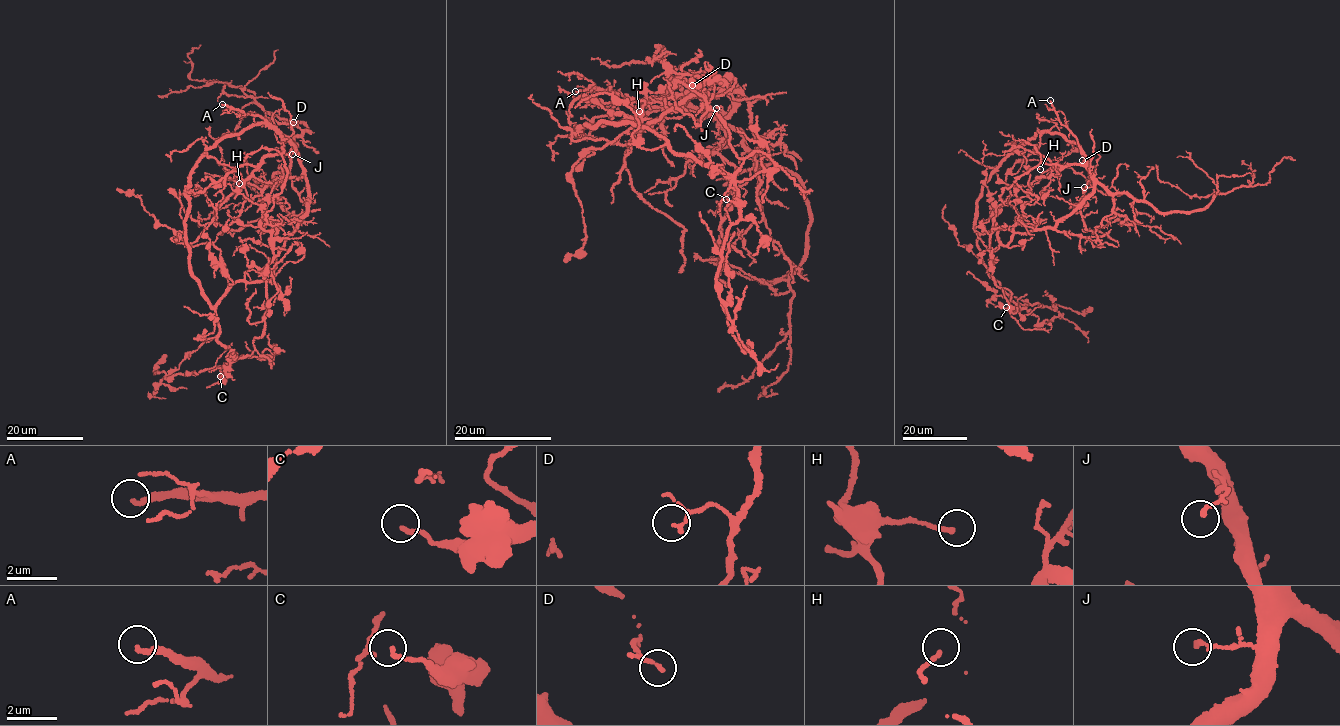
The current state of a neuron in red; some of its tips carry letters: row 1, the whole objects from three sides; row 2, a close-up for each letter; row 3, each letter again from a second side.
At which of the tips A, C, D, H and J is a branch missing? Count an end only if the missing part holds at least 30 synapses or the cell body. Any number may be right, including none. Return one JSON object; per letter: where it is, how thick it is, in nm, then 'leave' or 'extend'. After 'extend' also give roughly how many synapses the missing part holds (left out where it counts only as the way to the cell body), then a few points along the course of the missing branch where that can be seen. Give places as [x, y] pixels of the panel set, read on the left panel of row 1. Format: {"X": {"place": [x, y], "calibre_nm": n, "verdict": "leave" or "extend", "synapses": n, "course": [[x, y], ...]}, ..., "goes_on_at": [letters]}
{"A": {"place": [222, 104], "calibre_nm": 200, "verdict": "extend", "course": [[222, 104], [199, 104], [194, 100], [191, 90], [183, 85], [180, 87], [200, 77], [216, 82]]}, "C": {"place": [220, 376], "calibre_nm": 160, "verdict": "leave"}, "D": {"place": [293, 122], "calibre_nm": 110, "verdict": "leave"}, "H": {"place": [239, 183], "calibre_nm": 160, "verdict": "leave"}, "J": {"place": [292, 154], "calibre_nm": 150, "verdict": "leave"}, "goes_on_at": ["A"]}

